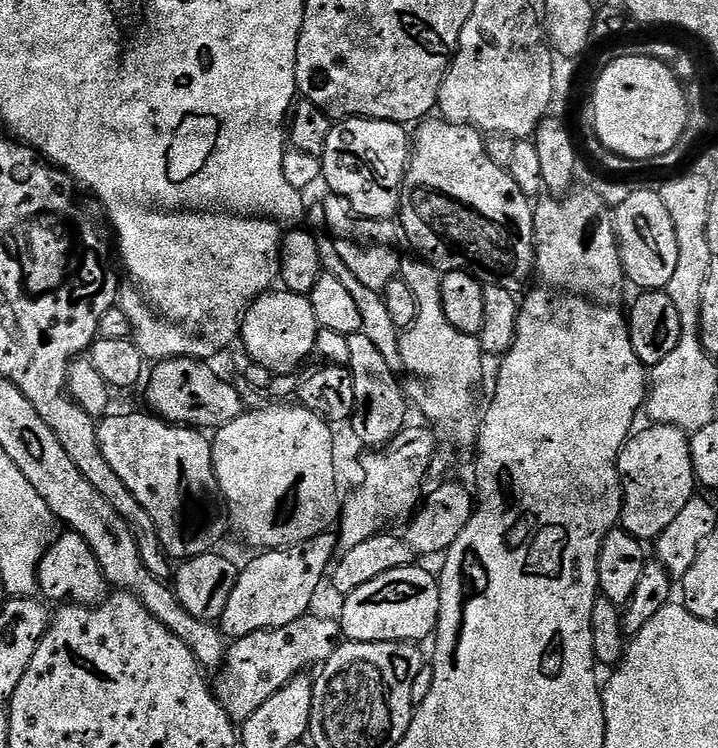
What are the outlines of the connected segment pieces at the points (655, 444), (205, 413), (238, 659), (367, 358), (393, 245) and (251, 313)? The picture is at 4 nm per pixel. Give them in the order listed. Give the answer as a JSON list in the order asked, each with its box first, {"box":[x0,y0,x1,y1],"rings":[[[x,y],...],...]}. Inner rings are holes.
[{"box":[616,424,698,542],"rings":[[[672,424],[647,427],[640,433],[629,435],[620,449],[620,457],[616,459],[624,493],[624,508],[620,511],[622,528],[641,542],[655,541],[662,530],[678,518],[682,506],[686,506],[686,502],[690,502],[698,492],[689,433]]]},{"box":[146,356,246,430],"rings":[[[189,356],[159,361],[153,367],[156,369],[153,372],[151,369],[146,376],[149,404],[147,407],[161,420],[197,430],[215,430],[234,422],[234,418],[245,412],[246,404],[240,397],[239,390],[234,385],[227,384],[212,366],[202,360],[191,360]]]},{"box":[214,614,341,722],"rings":[[[309,614],[290,622],[290,626],[233,639],[226,648],[222,671],[219,673],[220,681],[214,684],[214,691],[228,711],[229,718],[233,722],[248,720],[250,714],[254,714],[254,710],[258,710],[266,698],[278,694],[286,682],[307,673],[311,664],[320,666],[329,660],[341,636],[337,621],[326,621]]]},{"box":[348,332,410,450],"rings":[[[356,332],[353,336],[348,337],[350,342],[350,362],[348,368],[352,371],[354,378],[354,402],[356,409],[352,415],[350,423],[353,426],[356,439],[363,442],[365,445],[371,446],[373,449],[380,450],[389,442],[395,441],[396,435],[404,431],[408,416],[408,408],[410,412],[410,404],[406,399],[405,389],[395,380],[394,370],[390,366],[386,366],[386,358],[382,358],[382,353],[378,351],[378,346],[374,346],[374,342],[370,342],[370,338],[366,338],[363,332]]]},{"box":[322,195,401,293],"rings":[[[325,195],[322,203],[326,210],[326,222],[328,223],[328,234],[334,242],[334,250],[338,250],[338,258],[346,262],[346,270],[362,282],[362,286],[370,286],[370,290],[383,293],[384,287],[397,279],[400,274],[401,237],[398,228],[392,220],[371,220],[365,216],[359,216],[346,202],[346,198]],[[397,236],[397,237],[396,237]]]},{"box":[239,290,320,376],"rings":[[[269,290],[253,300],[240,321],[239,343],[251,363],[266,366],[277,376],[295,373],[296,367],[316,351],[320,323],[314,318],[314,306],[307,296],[287,290]]]}]

